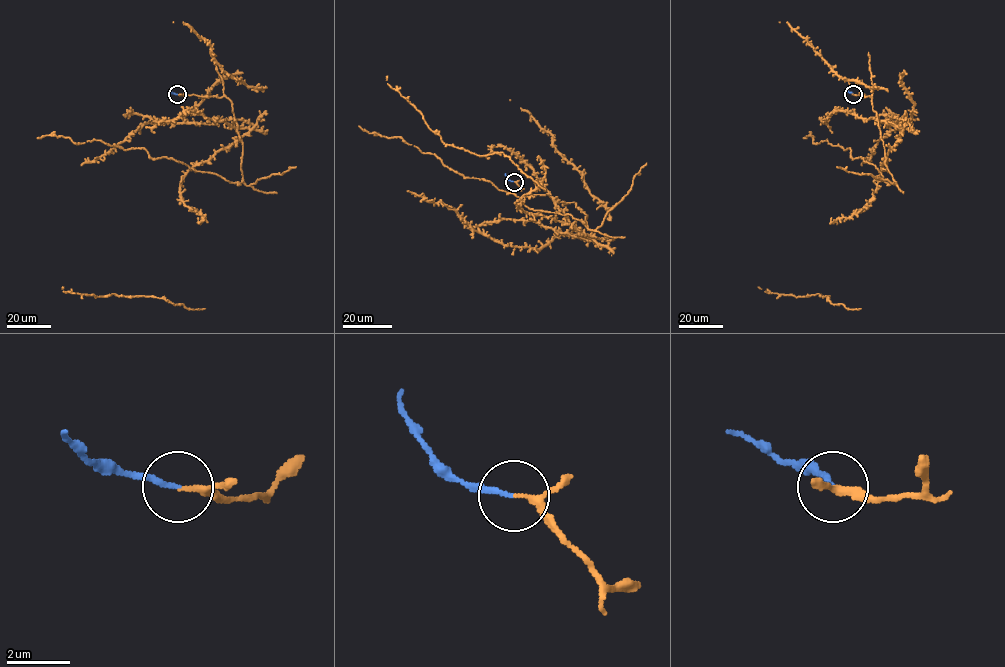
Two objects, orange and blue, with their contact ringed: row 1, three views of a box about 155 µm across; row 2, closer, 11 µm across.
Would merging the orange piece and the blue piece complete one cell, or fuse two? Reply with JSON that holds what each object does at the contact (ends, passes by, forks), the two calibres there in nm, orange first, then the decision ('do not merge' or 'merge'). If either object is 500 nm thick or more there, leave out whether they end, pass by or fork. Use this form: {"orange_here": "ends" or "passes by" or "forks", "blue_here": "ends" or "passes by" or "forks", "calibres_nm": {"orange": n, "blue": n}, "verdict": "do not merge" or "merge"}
{"orange_here": "passes by", "blue_here": "ends", "calibres_nm": {"orange": 170, "blue": 160}, "verdict": "merge"}

